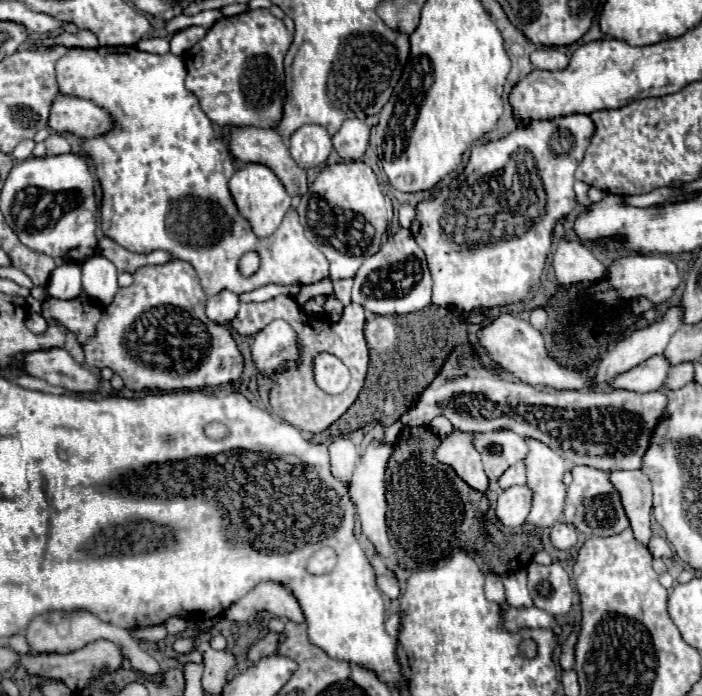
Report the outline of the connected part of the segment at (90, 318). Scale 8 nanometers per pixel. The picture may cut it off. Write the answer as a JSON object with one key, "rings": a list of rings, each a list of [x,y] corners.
{"rings":[[[84,293],[70,301],[62,301],[54,297],[48,297],[46,301],[42,301],[42,317],[56,319],[64,327],[72,329],[72,333],[80,337],[80,343],[92,337],[100,321],[100,315],[102,315],[102,307]]]}

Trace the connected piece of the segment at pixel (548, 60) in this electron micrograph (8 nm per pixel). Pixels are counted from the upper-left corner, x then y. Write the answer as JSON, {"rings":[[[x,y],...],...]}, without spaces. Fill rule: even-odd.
{"rings":[[[544,47],[544,49],[536,49],[532,55],[530,55],[530,59],[532,59],[532,65],[536,67],[536,69],[546,69],[546,71],[560,71],[560,69],[564,69],[566,65],[568,65],[568,55],[564,55],[564,53],[560,53],[558,49],[554,49],[554,47]]]}

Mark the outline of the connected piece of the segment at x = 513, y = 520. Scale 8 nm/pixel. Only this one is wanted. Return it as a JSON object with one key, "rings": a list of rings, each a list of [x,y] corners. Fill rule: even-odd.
{"rings":[[[526,485],[510,487],[498,495],[496,503],[496,517],[506,527],[520,527],[532,505],[532,491]]]}

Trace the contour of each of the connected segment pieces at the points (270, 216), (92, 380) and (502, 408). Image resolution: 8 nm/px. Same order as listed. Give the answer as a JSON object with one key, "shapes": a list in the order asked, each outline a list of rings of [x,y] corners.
{"shapes":[[[[246,163],[242,169],[238,169],[232,175],[228,187],[230,187],[230,193],[232,193],[240,213],[244,213],[244,217],[250,221],[250,225],[258,237],[268,237],[278,229],[284,213],[290,207],[290,195],[270,167],[266,167],[262,163]]],[[[64,349],[28,353],[24,357],[24,373],[44,379],[50,385],[58,385],[70,393],[96,391],[100,385],[98,375],[90,373],[82,365],[76,365]]],[[[480,369],[480,373],[456,381],[434,379],[400,421],[414,427],[428,425],[436,415],[446,415],[456,429],[474,433],[514,431],[522,437],[542,441],[570,465],[620,471],[640,467],[640,457],[648,449],[648,437],[658,419],[666,413],[666,401],[662,391],[632,393],[616,389],[610,393],[580,393],[542,389],[516,379],[496,377],[488,369]]]]}

